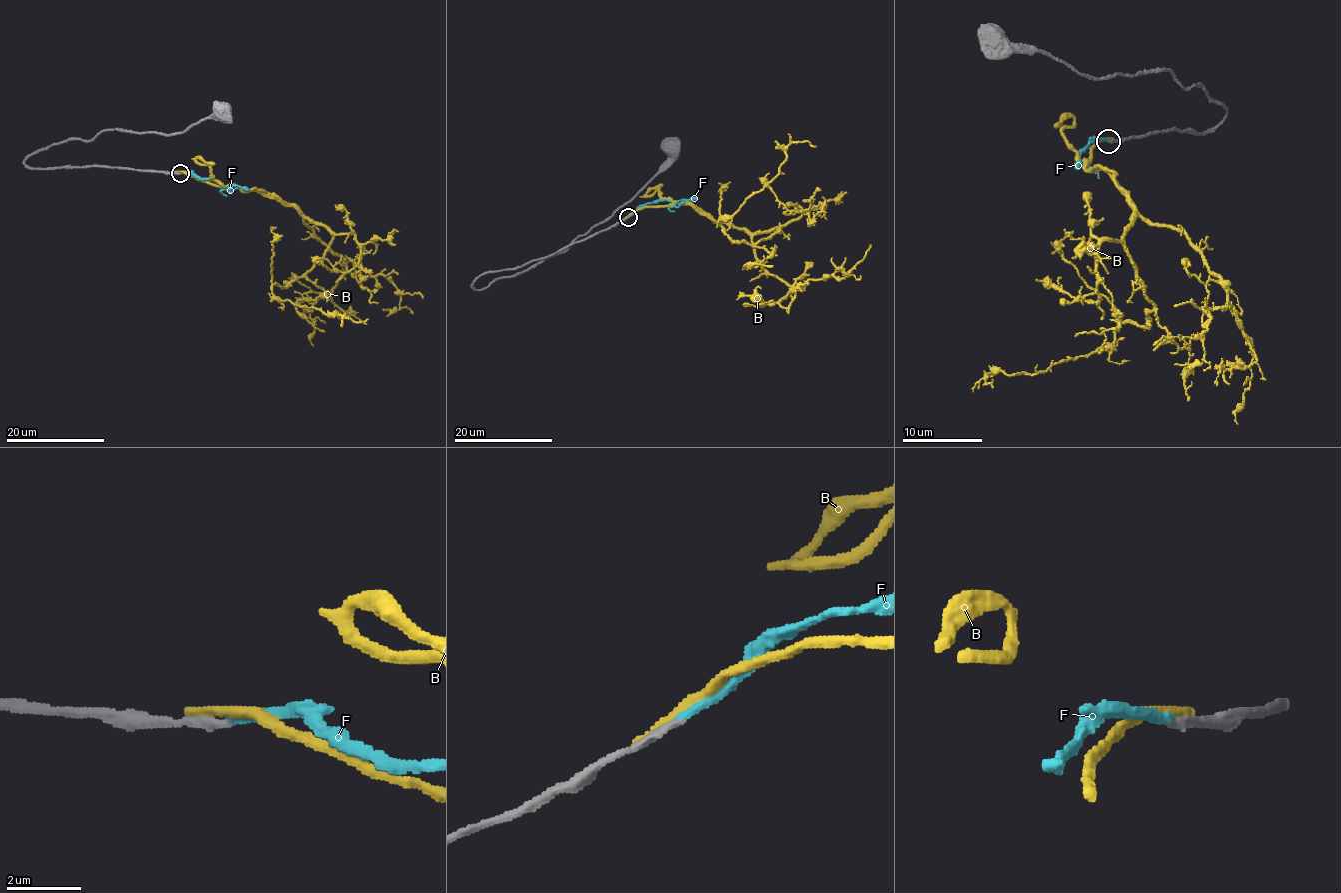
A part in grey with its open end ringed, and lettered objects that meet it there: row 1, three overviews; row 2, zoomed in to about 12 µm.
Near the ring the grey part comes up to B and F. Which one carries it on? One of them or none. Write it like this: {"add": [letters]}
{"add": ["F"]}

